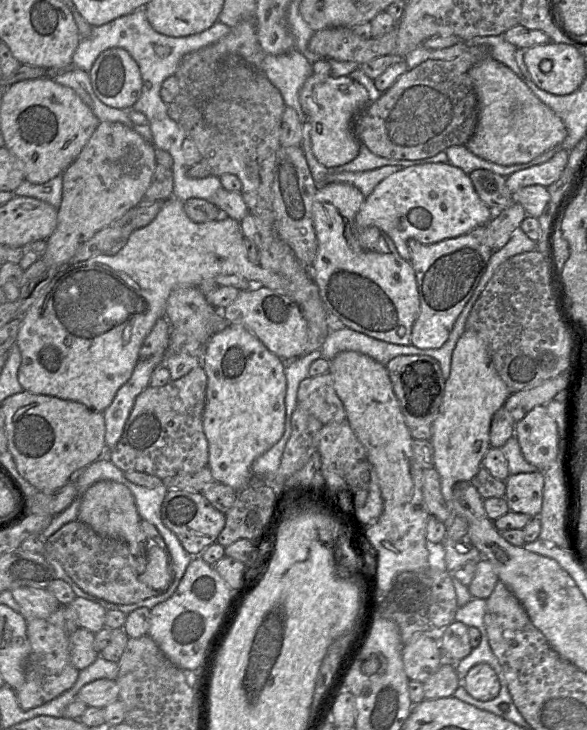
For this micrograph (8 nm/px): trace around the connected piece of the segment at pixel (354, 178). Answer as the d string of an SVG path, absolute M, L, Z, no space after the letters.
M385 165L369 171L331 174L325 177L323 185L337 182L348 183L359 189L367 197L382 180L402 168L400 165Z

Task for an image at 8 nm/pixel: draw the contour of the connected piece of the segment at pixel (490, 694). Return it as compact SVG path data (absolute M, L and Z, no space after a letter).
M486 663L473 666L466 674L462 684L469 695L481 701L493 700L497 697L501 688L498 675Z

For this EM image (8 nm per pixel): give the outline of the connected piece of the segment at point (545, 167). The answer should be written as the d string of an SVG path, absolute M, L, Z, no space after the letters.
M560 150L547 162L516 171L506 178L506 186L511 193L530 185L550 186L562 174L567 161L569 151Z

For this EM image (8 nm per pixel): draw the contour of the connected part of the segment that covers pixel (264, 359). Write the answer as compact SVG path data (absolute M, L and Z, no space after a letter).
M229 324L210 338L201 364L208 377L203 414L203 428L209 444L208 467L215 481L238 492L251 484L253 462L284 434L285 360L271 353L245 327Z

